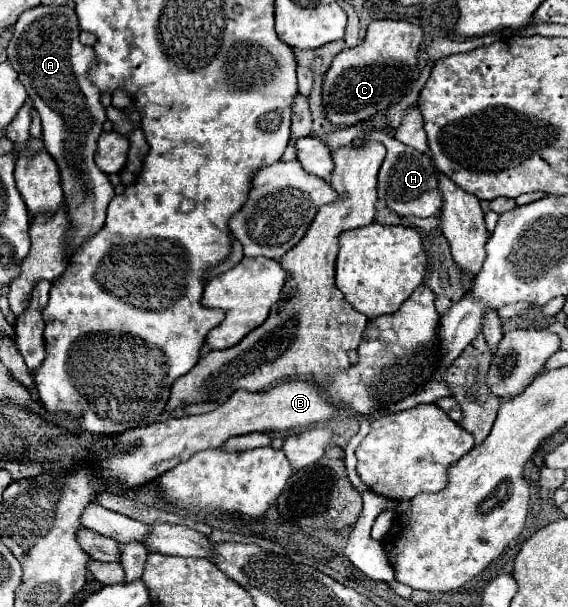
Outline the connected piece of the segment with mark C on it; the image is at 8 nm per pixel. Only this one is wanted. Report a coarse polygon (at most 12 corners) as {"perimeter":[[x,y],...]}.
{"perimeter":[[372,21],[322,83],[334,127],[400,103],[418,79],[422,29]]}

